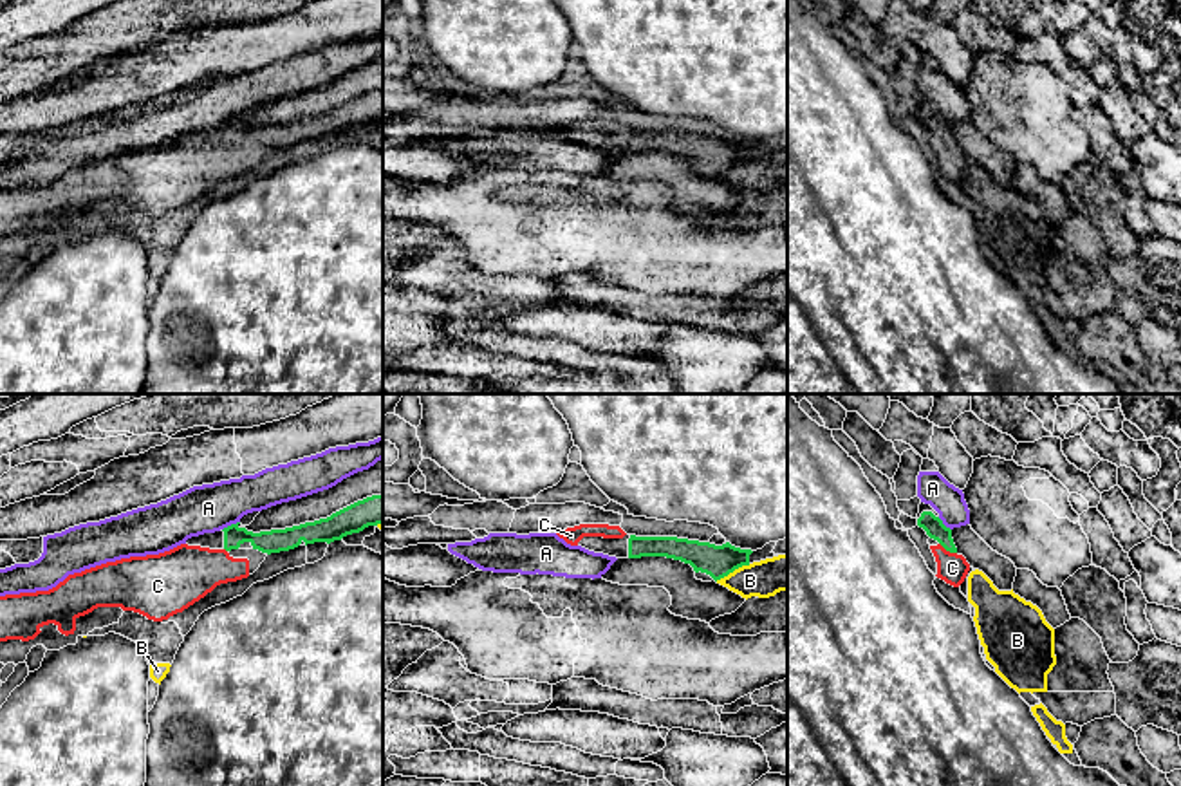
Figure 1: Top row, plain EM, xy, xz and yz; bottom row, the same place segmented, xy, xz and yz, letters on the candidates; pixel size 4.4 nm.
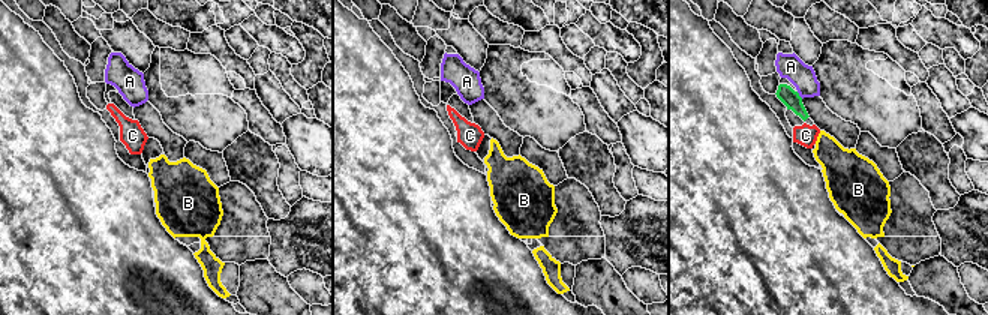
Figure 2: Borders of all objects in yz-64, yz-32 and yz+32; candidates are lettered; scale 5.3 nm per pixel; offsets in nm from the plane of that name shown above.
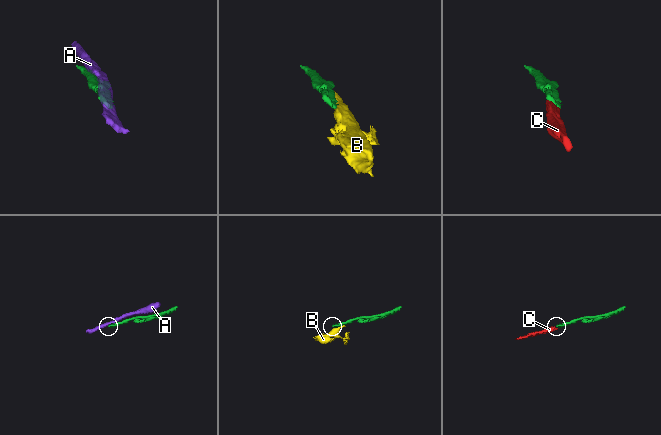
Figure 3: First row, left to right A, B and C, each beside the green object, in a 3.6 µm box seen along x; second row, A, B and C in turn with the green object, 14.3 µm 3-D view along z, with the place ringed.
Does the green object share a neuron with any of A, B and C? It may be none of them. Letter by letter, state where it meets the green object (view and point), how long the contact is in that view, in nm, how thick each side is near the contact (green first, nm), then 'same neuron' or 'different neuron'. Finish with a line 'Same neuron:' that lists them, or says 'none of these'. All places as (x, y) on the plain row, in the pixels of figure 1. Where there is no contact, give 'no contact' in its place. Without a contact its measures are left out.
A: contact xy (232, 120); length 90 nm; calibres 110 and 220 nm; different neuron
B: contact xz (732, 167); length 180 nm; calibres 140 and 170 nm; different neuron
C: contact yz (948, 145); length 90 nm; calibres 90 and 140 nm; same neuron
Same neuron: C

